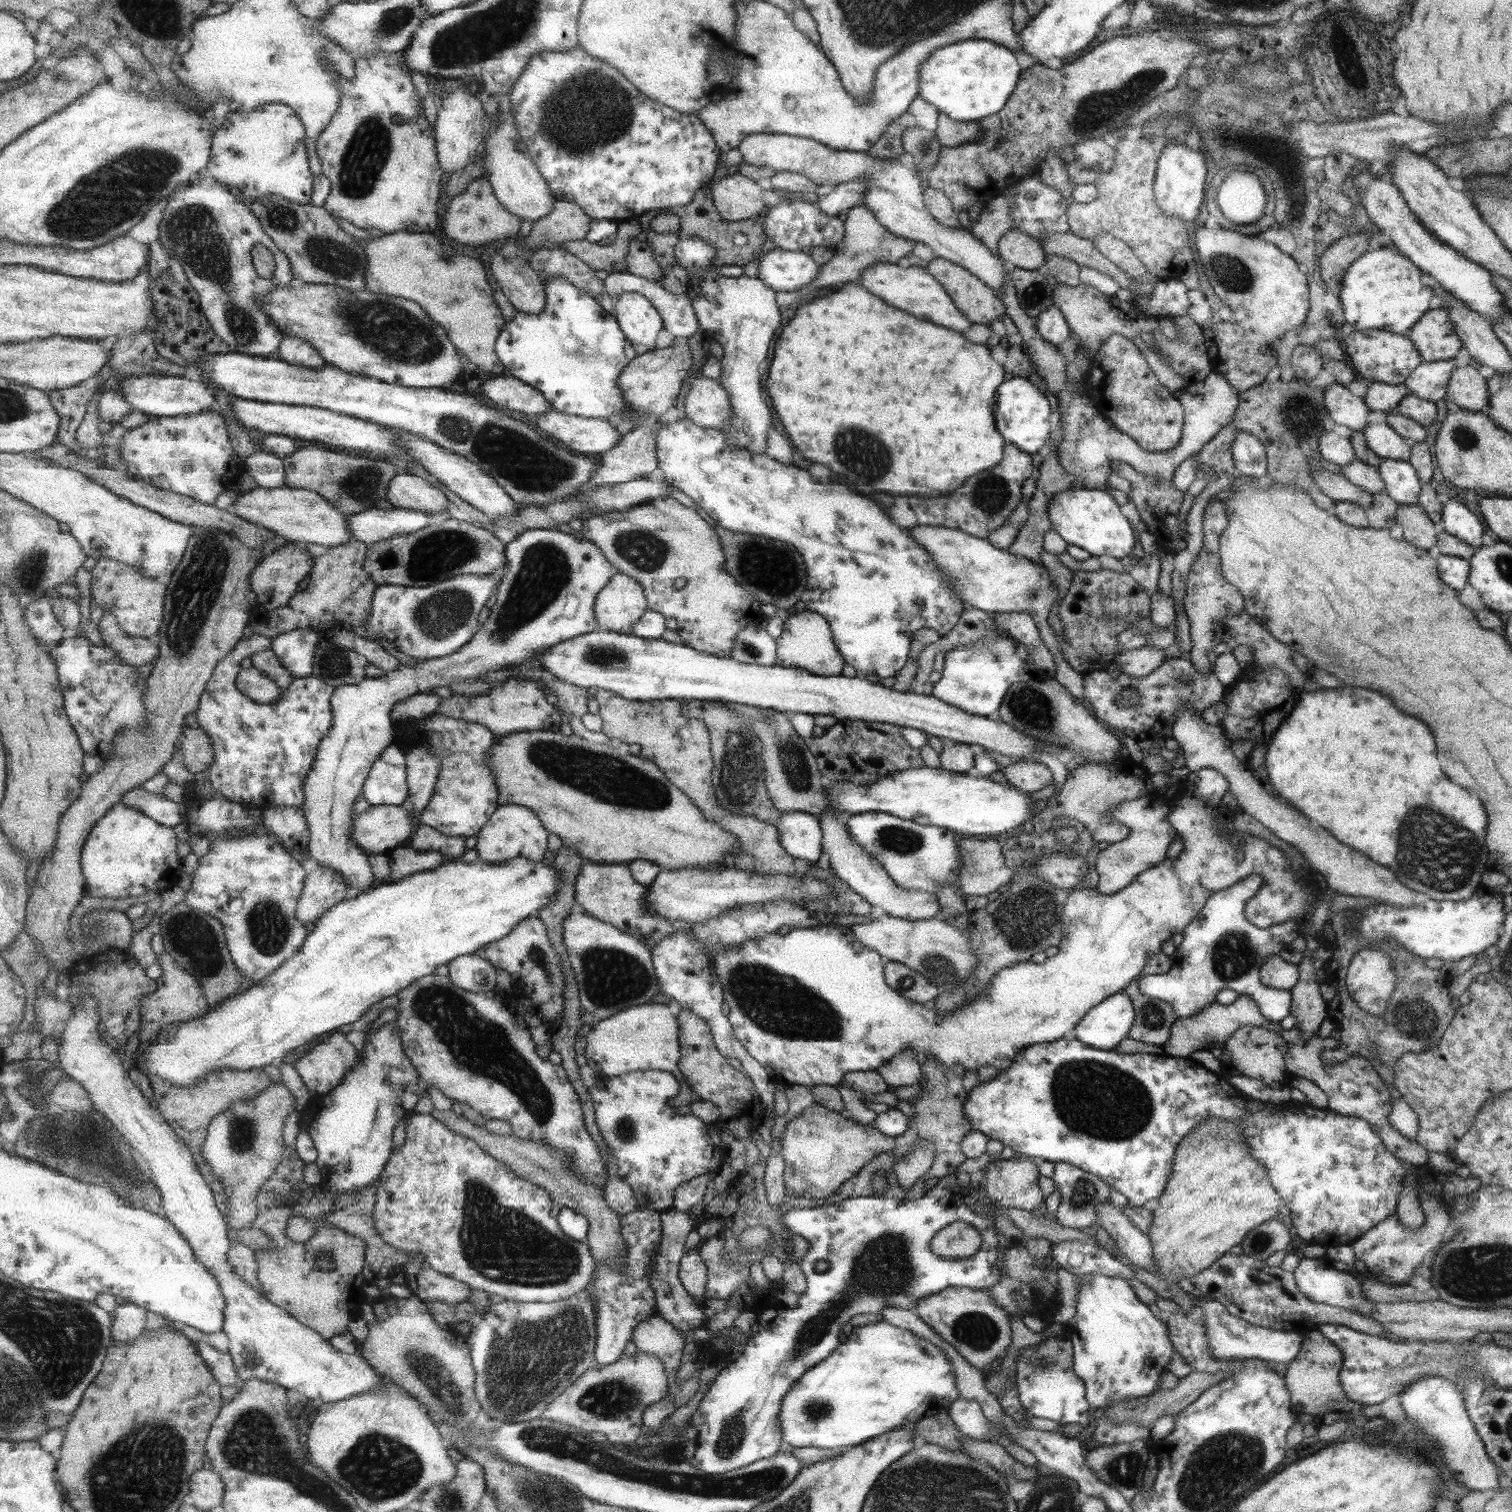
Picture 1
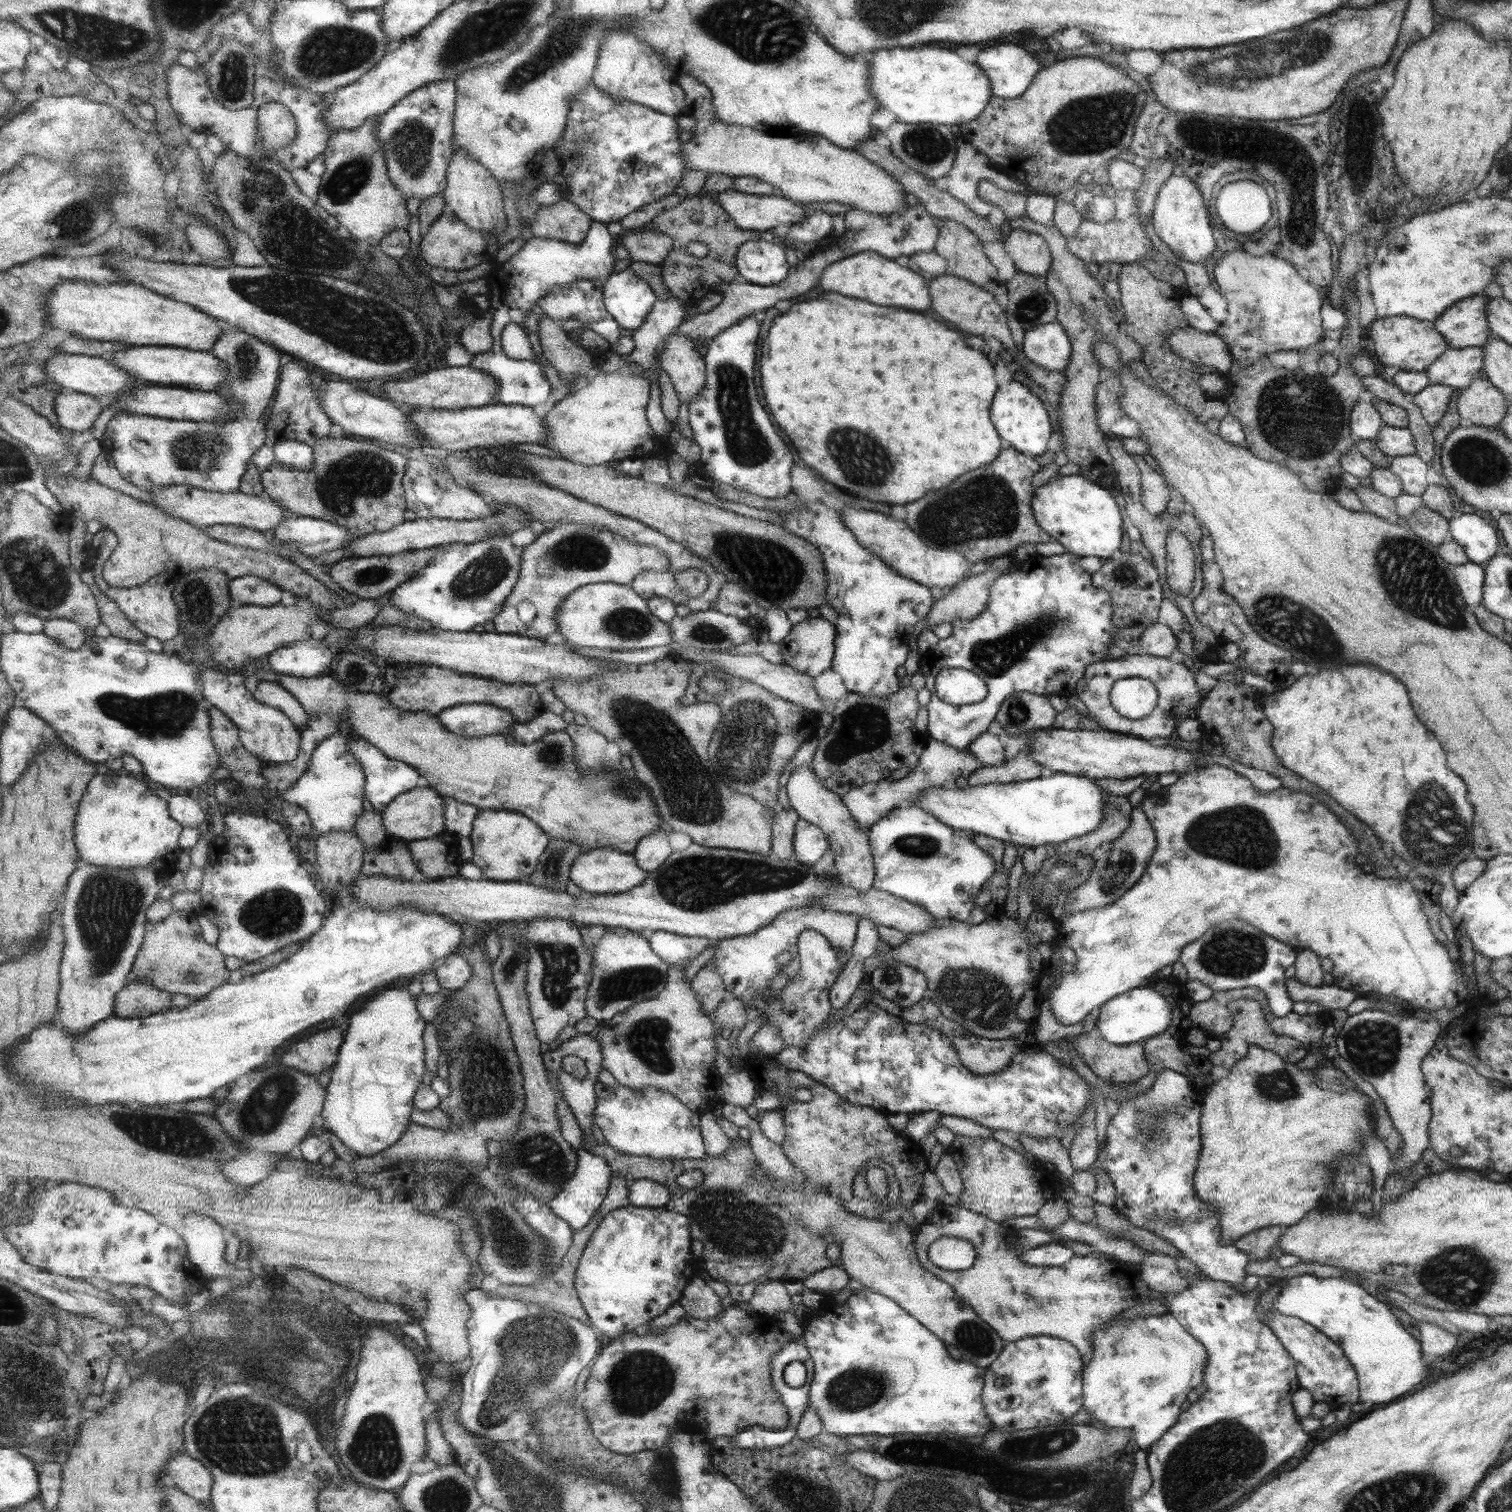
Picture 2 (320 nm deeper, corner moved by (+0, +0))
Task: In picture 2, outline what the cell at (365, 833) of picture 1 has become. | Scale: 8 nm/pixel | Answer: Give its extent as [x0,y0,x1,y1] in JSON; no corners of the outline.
[383,787,447,842]

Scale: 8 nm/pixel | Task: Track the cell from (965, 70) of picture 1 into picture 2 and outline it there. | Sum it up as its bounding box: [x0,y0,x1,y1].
[867,48,990,128]

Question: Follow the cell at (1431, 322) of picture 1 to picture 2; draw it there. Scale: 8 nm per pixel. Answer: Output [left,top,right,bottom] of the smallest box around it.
[1431,295,1489,348]

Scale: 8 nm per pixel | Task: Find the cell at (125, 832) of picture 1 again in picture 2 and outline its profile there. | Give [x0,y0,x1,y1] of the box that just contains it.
[76,770,184,867]

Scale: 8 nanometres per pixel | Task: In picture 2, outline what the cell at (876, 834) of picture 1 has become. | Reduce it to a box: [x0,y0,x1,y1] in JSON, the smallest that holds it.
[867,804,996,922]

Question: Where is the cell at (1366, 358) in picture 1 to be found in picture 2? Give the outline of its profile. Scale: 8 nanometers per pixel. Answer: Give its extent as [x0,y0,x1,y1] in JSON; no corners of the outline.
[1364,316,1448,371]

